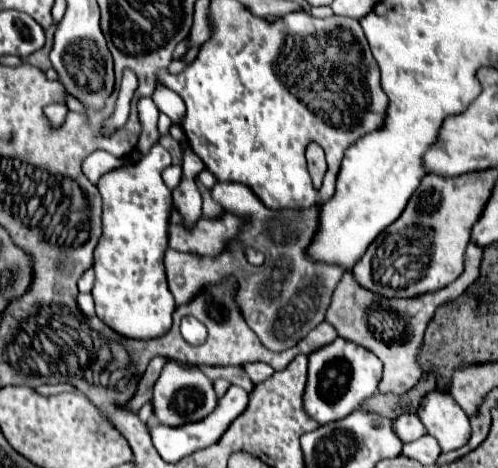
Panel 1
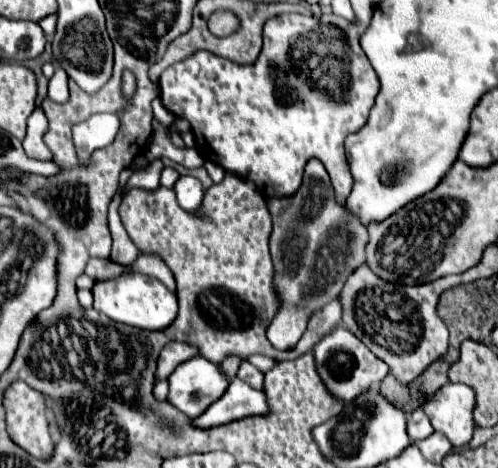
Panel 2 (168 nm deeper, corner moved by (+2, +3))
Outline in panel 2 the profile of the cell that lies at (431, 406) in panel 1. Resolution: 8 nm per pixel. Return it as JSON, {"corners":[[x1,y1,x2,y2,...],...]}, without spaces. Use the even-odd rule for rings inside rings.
{"corners":[[445,384,433,400,429,400,423,410,429,416,433,428,443,432,455,448,465,446,473,438,475,420,475,392,467,384]]}

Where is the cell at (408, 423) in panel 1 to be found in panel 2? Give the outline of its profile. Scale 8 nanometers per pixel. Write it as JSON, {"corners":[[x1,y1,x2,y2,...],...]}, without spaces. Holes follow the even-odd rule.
{"corners":[[419,408,417,412,413,412,413,414,409,416,407,432,409,432,411,442,415,442,415,440,423,440,425,436,431,436,435,430,433,430,433,426,431,426,429,418,425,416,425,412]]}

